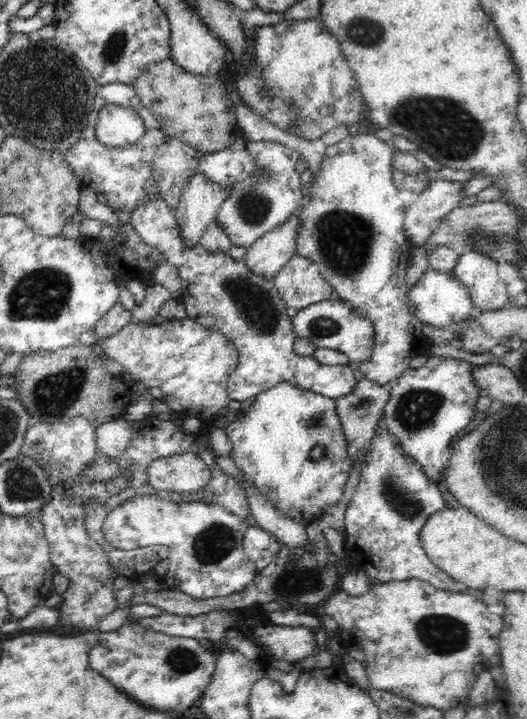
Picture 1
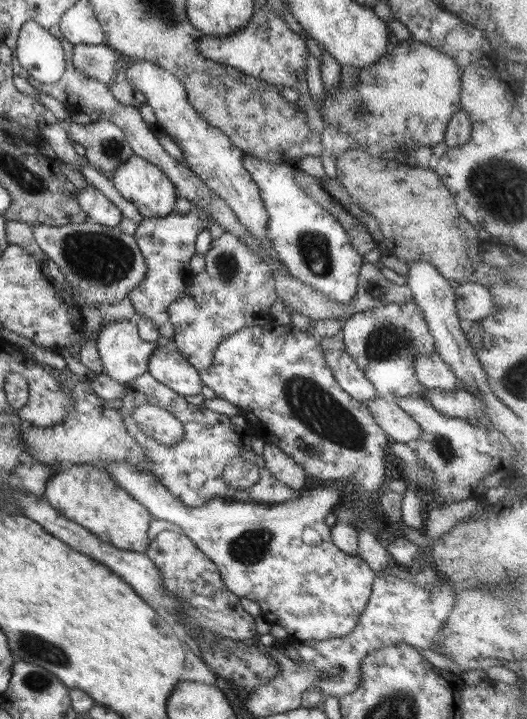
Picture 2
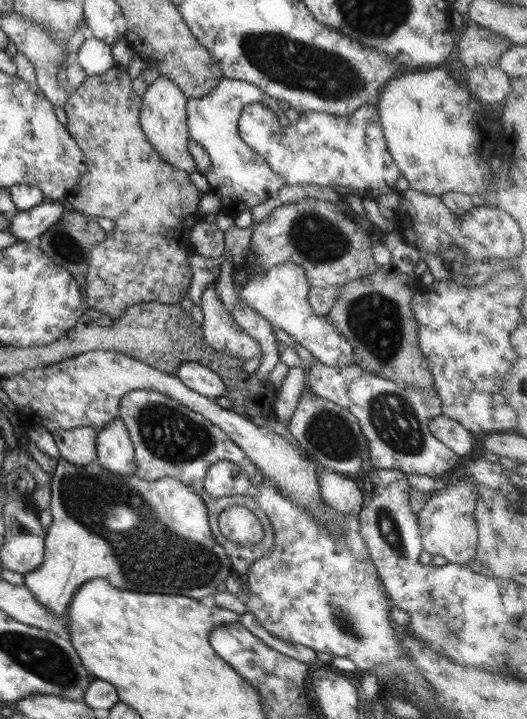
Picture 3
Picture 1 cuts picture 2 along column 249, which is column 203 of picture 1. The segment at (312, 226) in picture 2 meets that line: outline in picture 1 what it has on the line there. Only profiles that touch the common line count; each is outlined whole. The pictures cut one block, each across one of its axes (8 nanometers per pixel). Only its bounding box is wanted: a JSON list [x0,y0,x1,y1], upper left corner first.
[198,141,304,248]

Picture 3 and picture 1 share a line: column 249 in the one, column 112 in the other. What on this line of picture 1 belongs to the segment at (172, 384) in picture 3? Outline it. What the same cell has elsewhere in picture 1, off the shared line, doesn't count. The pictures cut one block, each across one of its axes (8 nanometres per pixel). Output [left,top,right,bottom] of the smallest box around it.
[95,417,133,458]

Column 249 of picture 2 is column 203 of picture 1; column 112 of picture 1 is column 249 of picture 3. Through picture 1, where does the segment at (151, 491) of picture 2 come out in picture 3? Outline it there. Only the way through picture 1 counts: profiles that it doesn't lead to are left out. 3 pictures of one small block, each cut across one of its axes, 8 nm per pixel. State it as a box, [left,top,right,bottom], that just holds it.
[220,506,264,546]

